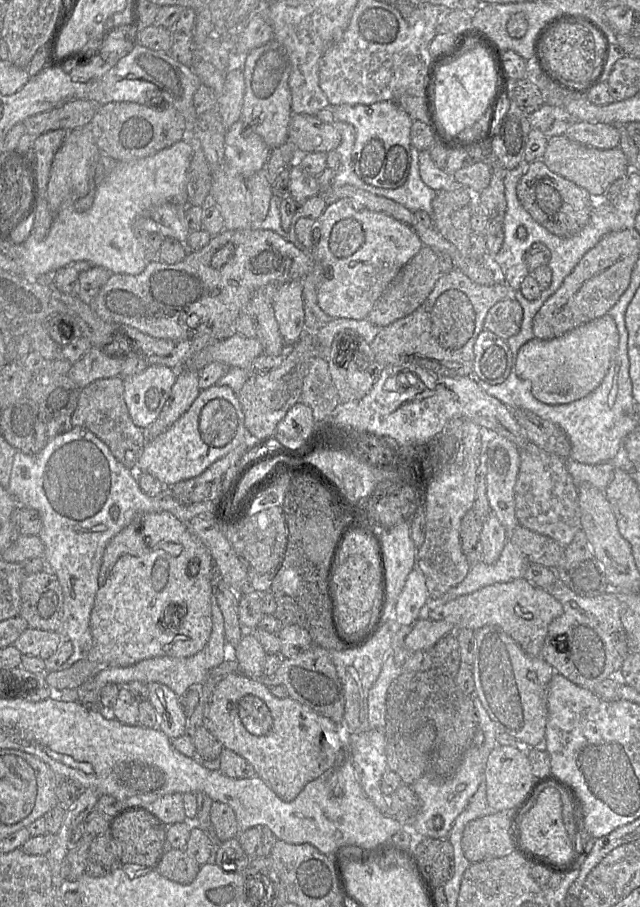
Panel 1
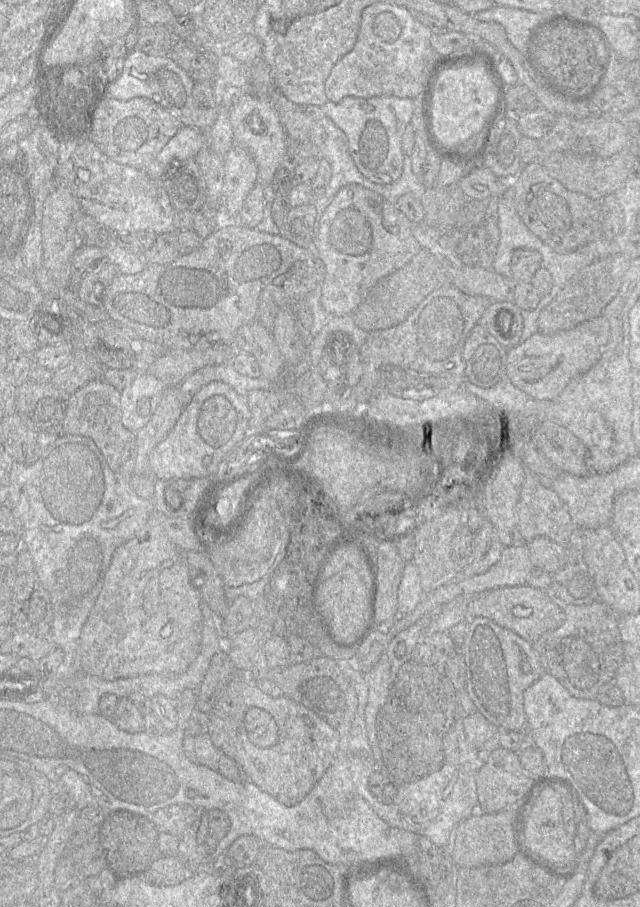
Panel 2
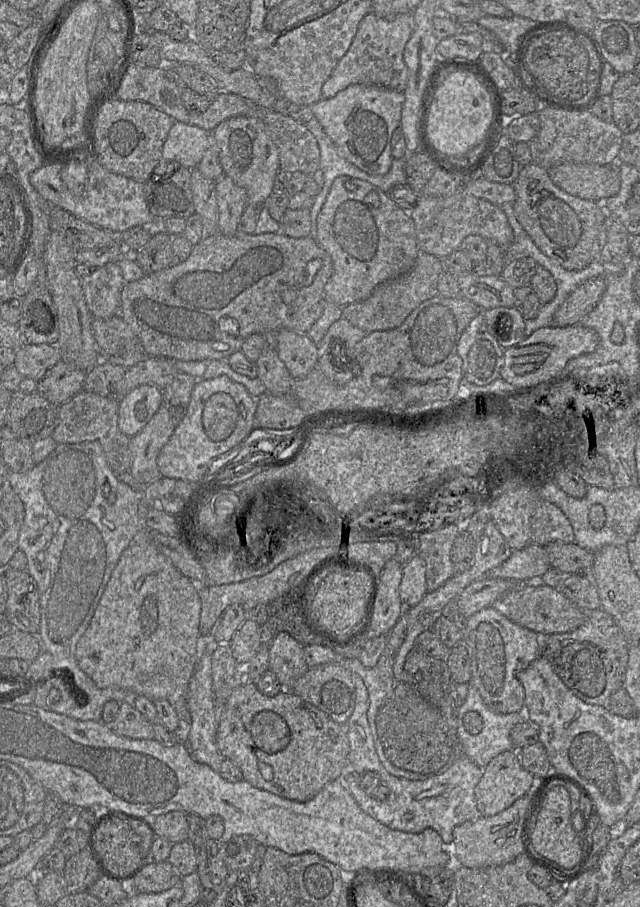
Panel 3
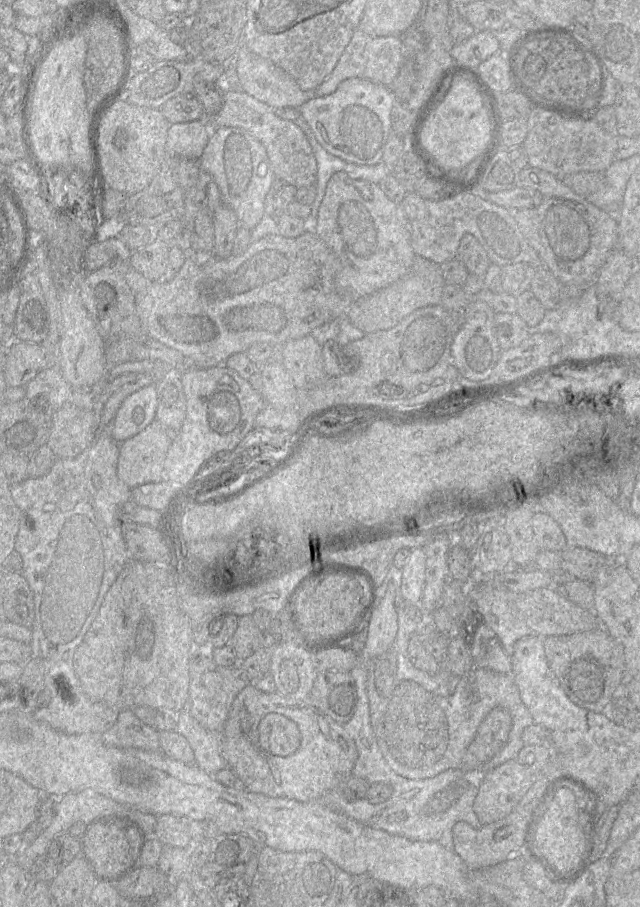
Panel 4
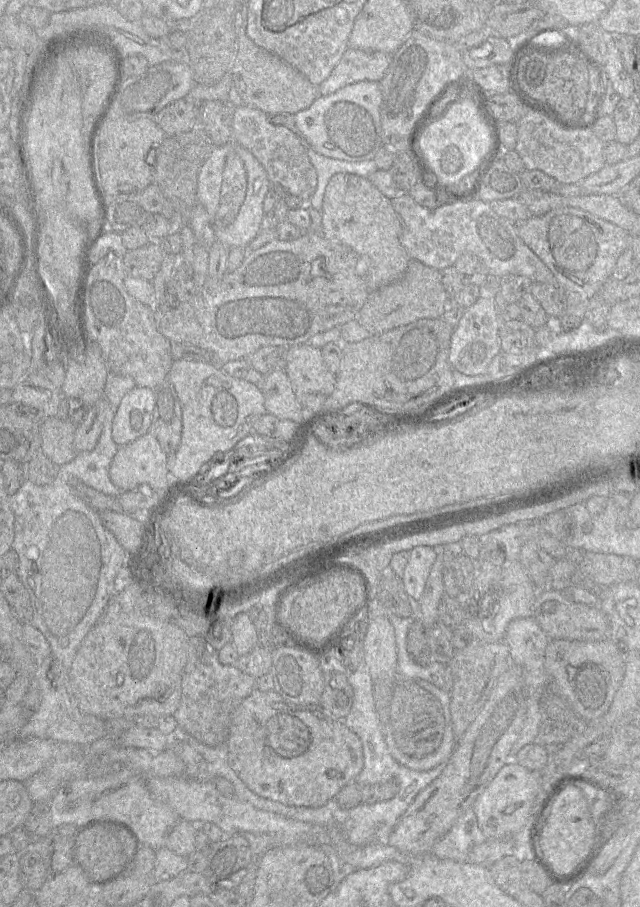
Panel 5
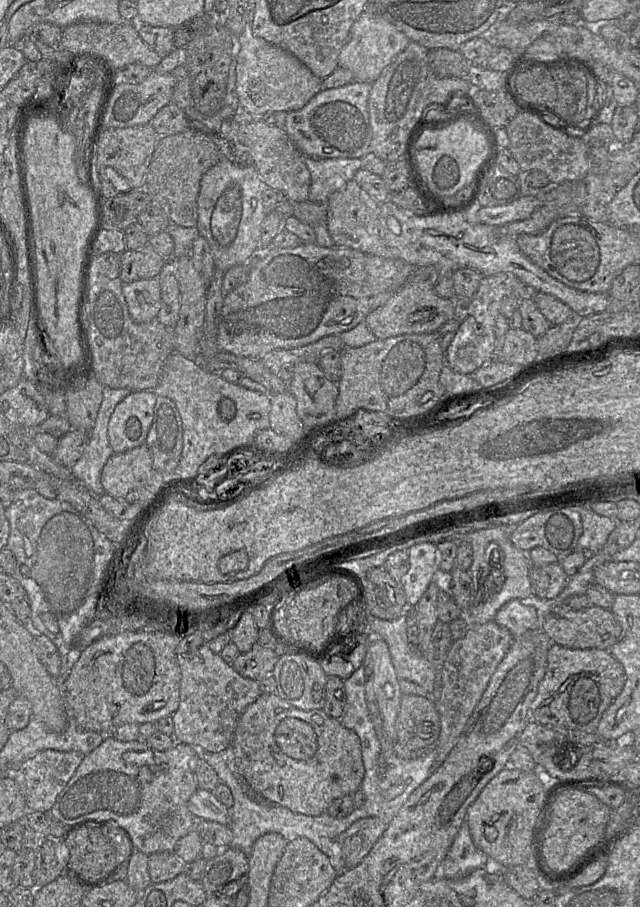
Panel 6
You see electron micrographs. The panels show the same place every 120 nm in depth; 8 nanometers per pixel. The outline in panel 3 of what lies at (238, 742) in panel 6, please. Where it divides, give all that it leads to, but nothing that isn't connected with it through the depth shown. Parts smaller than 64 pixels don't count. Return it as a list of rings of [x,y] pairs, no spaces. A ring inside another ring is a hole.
[[[248,681],[236,687],[220,708],[217,747],[225,759],[240,769],[243,779],[255,788],[285,799],[306,802],[326,784],[347,773],[349,743],[345,726],[337,724],[326,713],[305,702],[291,690],[283,689],[276,696],[269,697],[258,690],[255,682]]]

